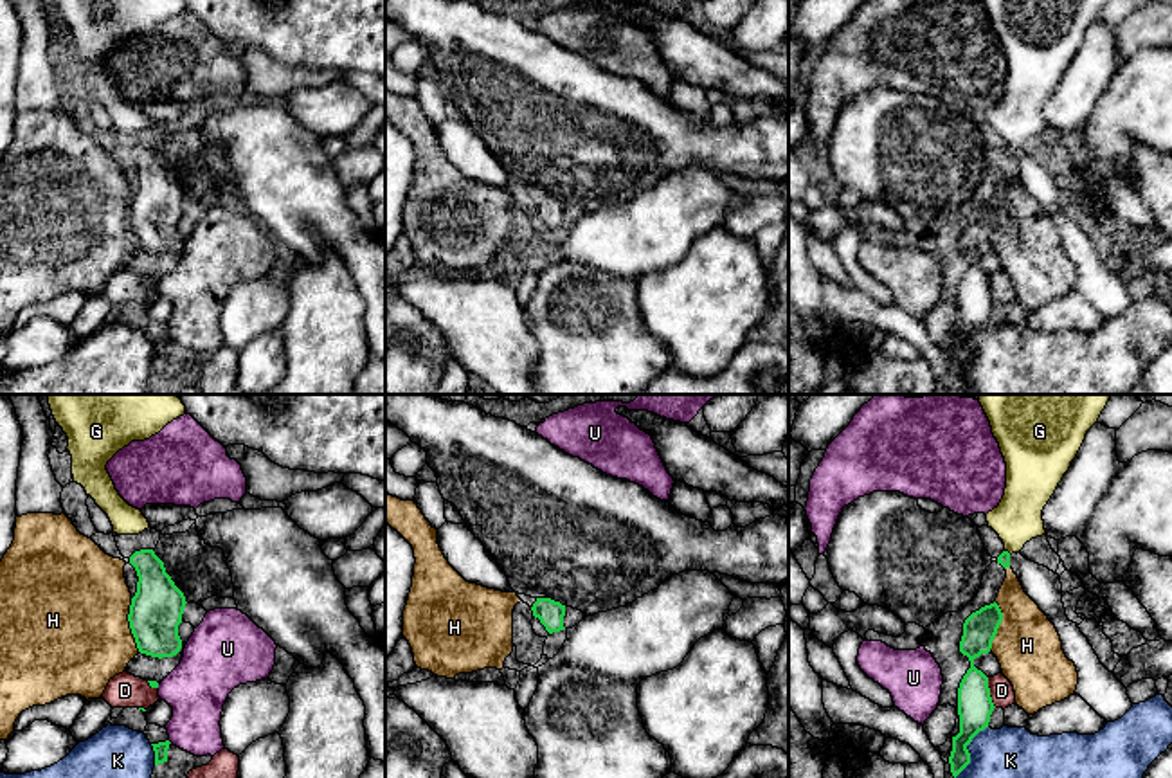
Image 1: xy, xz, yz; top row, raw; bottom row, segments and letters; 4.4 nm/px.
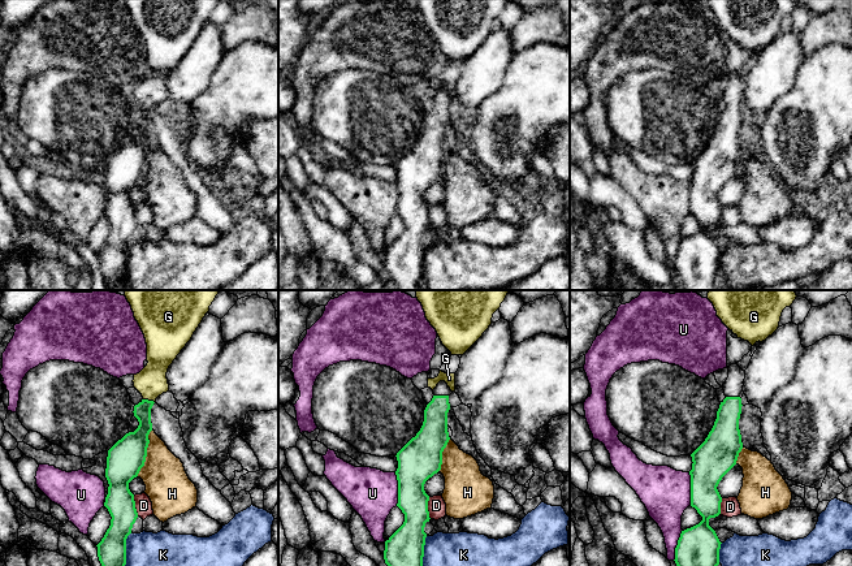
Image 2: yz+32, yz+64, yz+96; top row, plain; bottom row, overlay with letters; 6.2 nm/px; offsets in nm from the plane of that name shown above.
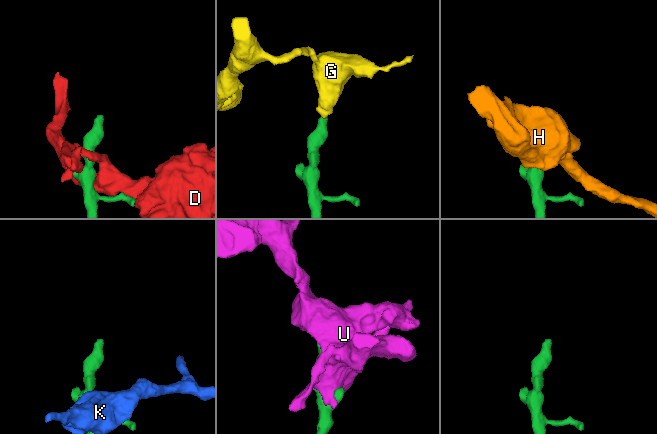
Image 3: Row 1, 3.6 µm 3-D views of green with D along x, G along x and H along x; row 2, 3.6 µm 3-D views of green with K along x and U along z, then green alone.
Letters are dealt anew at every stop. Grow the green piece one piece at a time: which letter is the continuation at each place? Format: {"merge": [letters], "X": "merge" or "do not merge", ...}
{"merge": [], "D": "do not merge", "G": "do not merge", "H": "do not merge", "K": "do not merge", "U": "do not merge"}

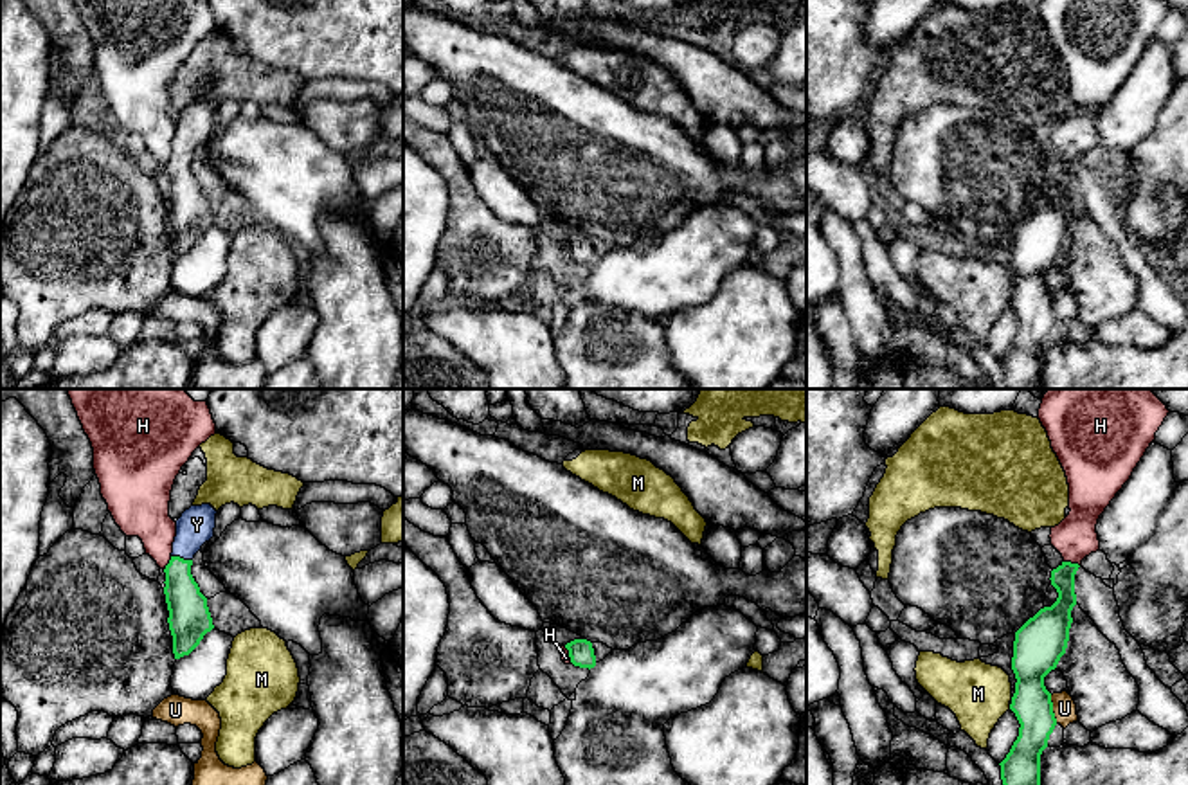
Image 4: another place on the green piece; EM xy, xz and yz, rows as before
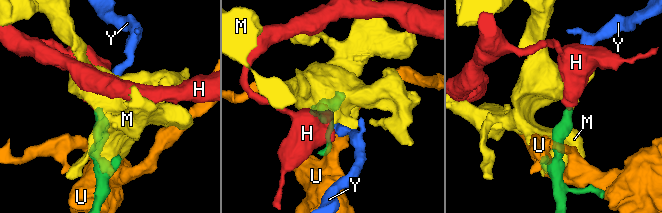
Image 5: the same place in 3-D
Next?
{"merge": ["Y"], "H": "do not merge", "M": "do not merge", "U": "do not merge", "Y": "merge"}

